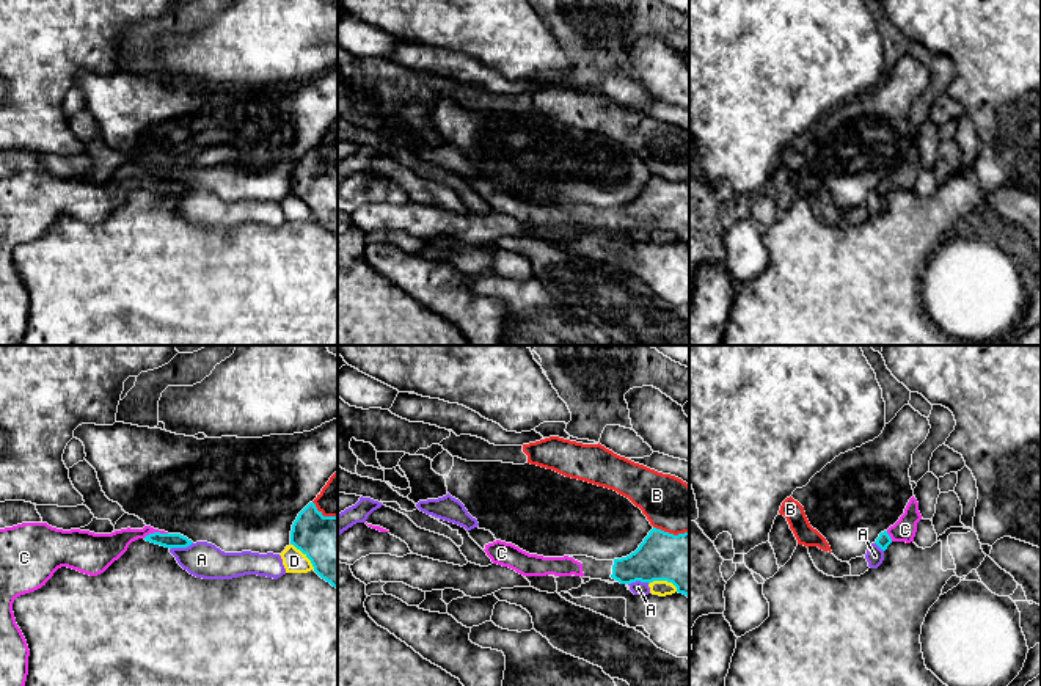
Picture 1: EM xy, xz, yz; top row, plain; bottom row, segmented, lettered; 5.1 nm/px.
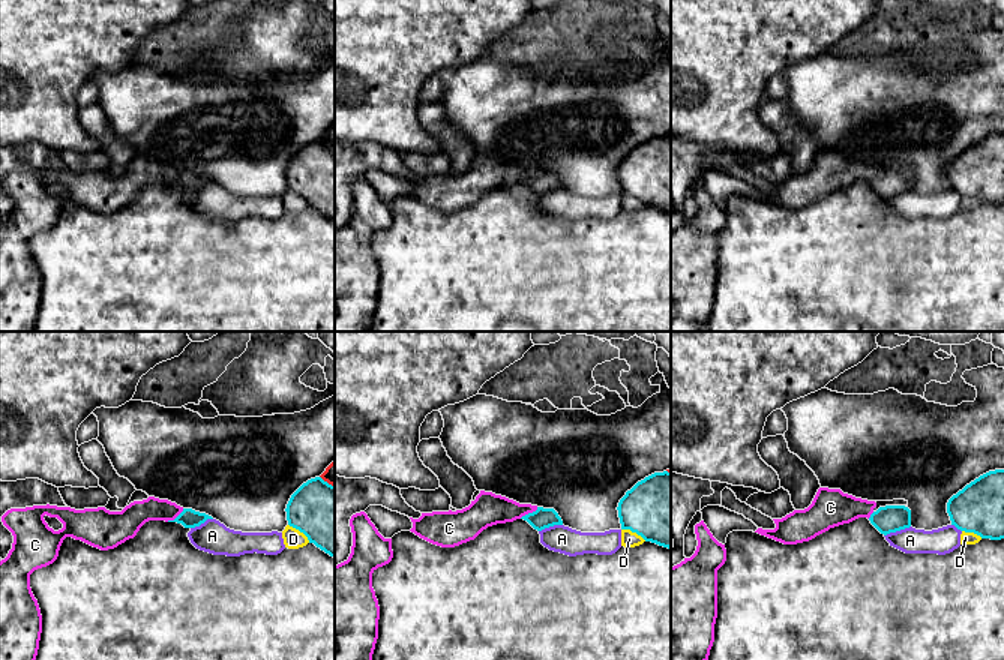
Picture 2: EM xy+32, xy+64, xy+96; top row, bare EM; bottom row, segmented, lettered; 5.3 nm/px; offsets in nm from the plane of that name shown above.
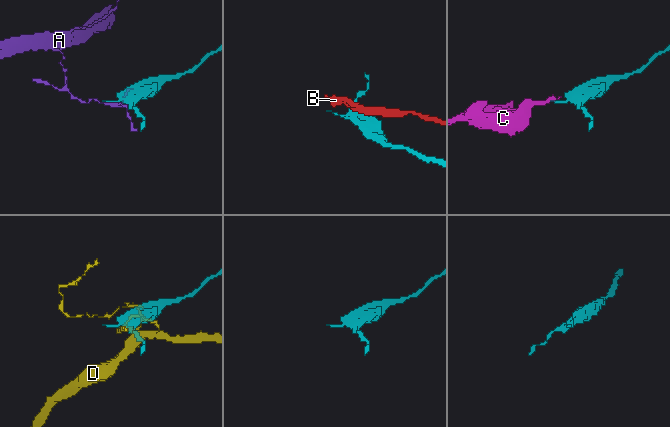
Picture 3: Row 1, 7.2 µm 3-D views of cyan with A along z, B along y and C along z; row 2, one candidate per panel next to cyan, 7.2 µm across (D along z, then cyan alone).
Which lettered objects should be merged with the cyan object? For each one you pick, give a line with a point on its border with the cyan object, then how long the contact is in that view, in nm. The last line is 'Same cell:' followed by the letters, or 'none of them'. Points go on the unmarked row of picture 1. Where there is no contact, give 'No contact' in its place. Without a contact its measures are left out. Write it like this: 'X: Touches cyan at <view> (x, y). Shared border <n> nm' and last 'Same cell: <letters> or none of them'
C: Touches cyan at xy (154, 181). Shared border 130 nm
Same cell: C

